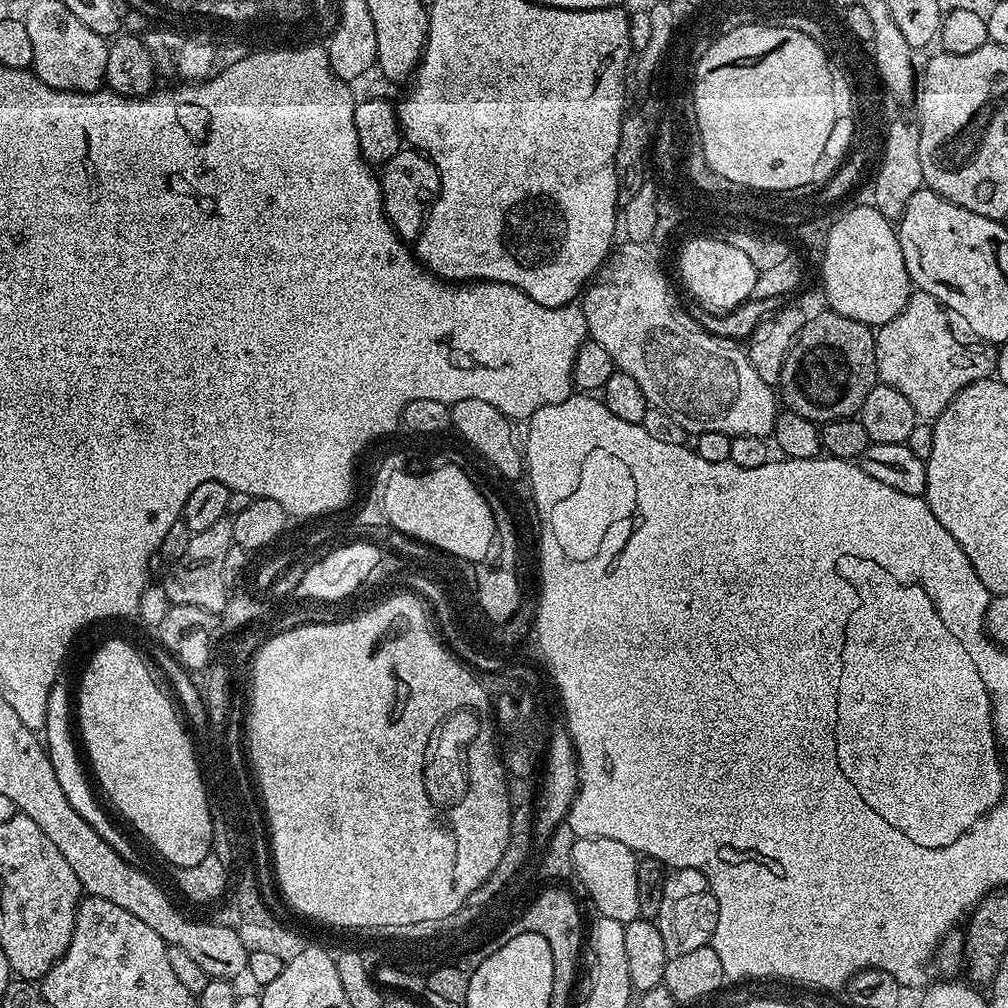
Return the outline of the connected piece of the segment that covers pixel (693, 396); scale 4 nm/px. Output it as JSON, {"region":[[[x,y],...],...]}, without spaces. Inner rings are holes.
{"region":[[[624,242],[619,248],[620,245],[605,260],[604,267],[596,273],[582,296],[591,343],[602,346],[602,350],[610,354],[613,365],[642,386],[642,394],[646,394],[651,407],[664,411],[688,434],[721,432],[730,437],[771,437],[776,430],[778,396],[773,385],[758,378],[758,370],[750,366],[747,351],[741,345],[739,348],[735,339],[715,336],[705,330],[697,317],[695,320],[680,309],[679,302],[668,293],[667,274],[645,245]]]}

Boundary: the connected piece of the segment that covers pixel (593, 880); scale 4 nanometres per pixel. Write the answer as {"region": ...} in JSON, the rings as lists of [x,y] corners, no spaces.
{"region":[[[582,836],[574,842],[572,870],[575,879],[580,879],[582,887],[588,891],[592,904],[599,915],[614,918],[614,922],[628,924],[640,915],[638,910],[638,866],[637,853],[614,838]]]}

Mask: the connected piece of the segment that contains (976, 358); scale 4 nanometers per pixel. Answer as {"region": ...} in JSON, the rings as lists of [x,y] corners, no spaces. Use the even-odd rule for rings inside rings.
{"region":[[[916,290],[902,306],[902,310],[890,322],[879,325],[876,334],[876,375],[898,394],[903,394],[914,406],[917,417],[924,422],[935,421],[937,416],[950,406],[950,402],[966,386],[976,380],[989,379],[996,371],[996,348],[986,343],[966,323],[966,318],[958,318],[954,310],[939,304],[930,294]]]}

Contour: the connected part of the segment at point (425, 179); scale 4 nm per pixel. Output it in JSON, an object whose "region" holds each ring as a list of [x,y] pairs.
{"region":[[[401,147],[394,158],[387,160],[379,169],[380,199],[384,201],[384,214],[392,223],[392,229],[405,242],[415,241],[424,231],[424,221],[432,210],[432,204],[440,193],[440,172],[436,163],[423,152],[411,147]]]}

